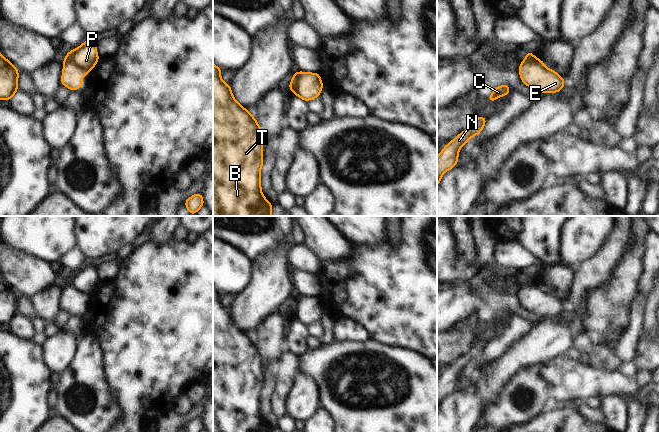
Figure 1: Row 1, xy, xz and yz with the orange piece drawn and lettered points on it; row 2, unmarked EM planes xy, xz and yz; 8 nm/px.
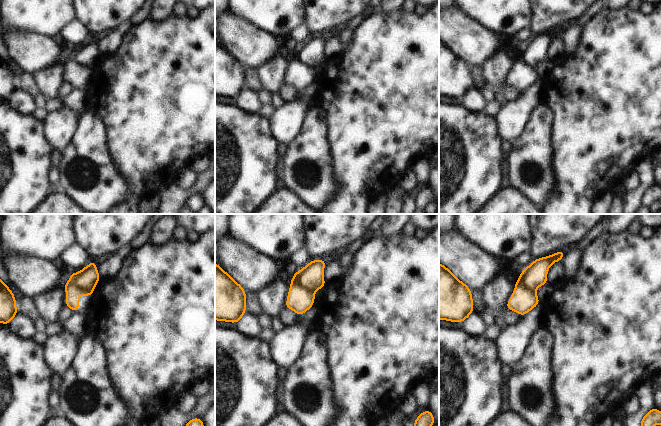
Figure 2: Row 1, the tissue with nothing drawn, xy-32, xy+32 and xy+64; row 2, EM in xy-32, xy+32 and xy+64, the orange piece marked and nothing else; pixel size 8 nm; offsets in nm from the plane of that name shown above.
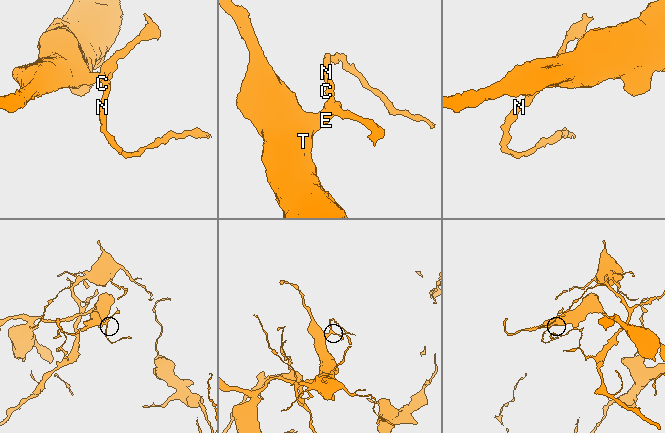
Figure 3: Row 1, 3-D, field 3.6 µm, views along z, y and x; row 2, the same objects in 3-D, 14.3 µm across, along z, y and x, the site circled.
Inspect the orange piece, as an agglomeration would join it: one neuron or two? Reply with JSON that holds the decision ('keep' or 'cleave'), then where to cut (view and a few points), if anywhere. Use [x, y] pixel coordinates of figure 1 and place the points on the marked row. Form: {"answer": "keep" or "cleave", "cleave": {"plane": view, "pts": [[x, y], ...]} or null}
{"answer": "cleave", "cleave": {"plane": "xy", "pts": [[66, 56], [83, 75]]}}

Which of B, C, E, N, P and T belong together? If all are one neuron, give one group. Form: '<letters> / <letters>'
B E T / C N P

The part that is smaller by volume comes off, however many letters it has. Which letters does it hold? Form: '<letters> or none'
C, N, P

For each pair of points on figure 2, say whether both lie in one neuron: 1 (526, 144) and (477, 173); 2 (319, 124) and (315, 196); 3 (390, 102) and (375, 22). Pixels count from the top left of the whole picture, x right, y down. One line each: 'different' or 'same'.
1: different
2: same
3: same

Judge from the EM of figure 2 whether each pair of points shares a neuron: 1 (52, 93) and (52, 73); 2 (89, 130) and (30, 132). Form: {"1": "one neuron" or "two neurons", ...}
{"1": "one neuron", "2": "two neurons"}

